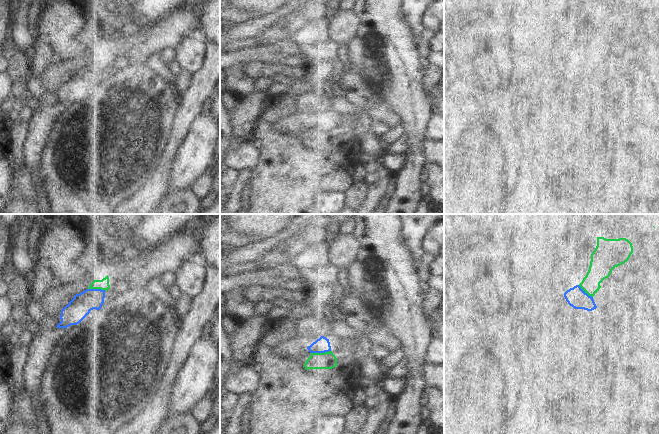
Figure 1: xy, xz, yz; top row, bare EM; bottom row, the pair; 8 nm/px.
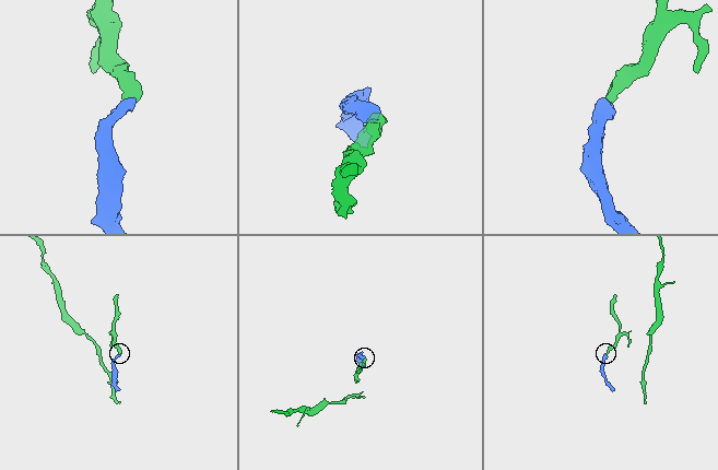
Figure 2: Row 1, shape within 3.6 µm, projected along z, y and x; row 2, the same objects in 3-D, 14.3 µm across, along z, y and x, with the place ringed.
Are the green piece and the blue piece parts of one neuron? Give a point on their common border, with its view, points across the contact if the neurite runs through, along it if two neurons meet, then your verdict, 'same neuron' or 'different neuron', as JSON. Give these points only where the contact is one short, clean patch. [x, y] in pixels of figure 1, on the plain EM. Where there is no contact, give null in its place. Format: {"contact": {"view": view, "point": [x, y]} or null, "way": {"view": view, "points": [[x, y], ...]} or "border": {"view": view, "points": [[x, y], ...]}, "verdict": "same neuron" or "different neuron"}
{"contact": {"view": "xz", "point": [320, 129]}, "way": {"view": "xz", "points": [[327, 136], [320, 129], [321, 121]]}, "verdict": "same neuron"}

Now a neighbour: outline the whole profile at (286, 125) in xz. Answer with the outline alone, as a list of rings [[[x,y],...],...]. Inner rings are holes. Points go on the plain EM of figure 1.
[[[285,116],[280,118],[277,122],[272,125],[272,130],[277,131],[281,134],[291,134],[299,126],[299,122],[291,116]]]

